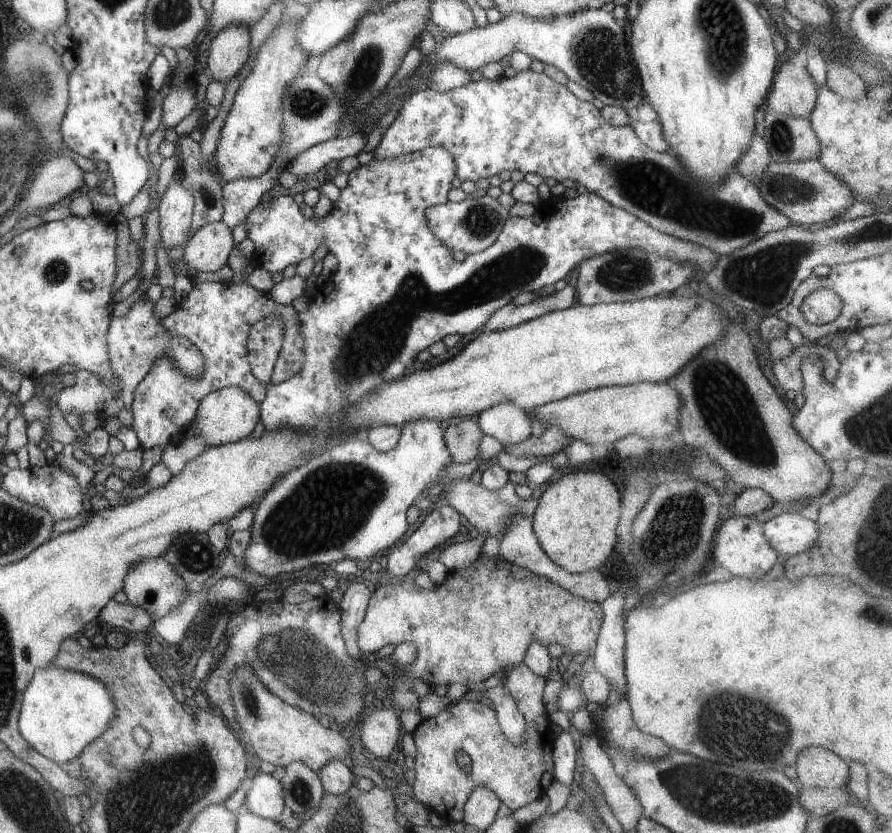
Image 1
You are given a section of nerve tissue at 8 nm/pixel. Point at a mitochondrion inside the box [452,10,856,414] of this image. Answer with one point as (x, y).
(653, 189)

